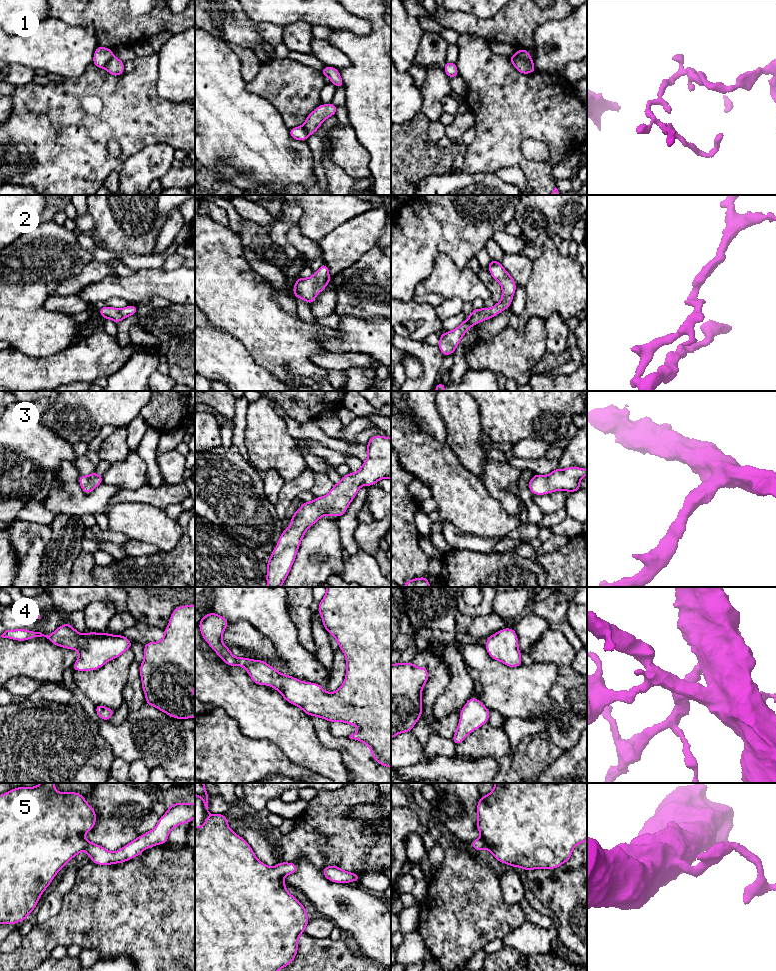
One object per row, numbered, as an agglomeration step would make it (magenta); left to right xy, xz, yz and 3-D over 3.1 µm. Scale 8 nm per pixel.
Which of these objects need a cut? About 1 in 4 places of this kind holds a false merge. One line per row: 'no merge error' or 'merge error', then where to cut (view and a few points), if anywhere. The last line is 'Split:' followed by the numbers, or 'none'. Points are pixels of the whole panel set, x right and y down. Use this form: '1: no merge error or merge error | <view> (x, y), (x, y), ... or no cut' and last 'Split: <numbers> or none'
1: merge error | yz (516, 52), (527, 61), (532, 62)
2: no merge error | no cut
3: no merge error | no cut
4: no merge error | no cut
5: no merge error | no cut
Split: 1

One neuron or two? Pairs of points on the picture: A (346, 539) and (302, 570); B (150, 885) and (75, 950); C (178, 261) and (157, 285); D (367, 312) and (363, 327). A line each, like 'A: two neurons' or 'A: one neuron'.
A: two neurons
B: two neurons
C: two neurons
D: two neurons

